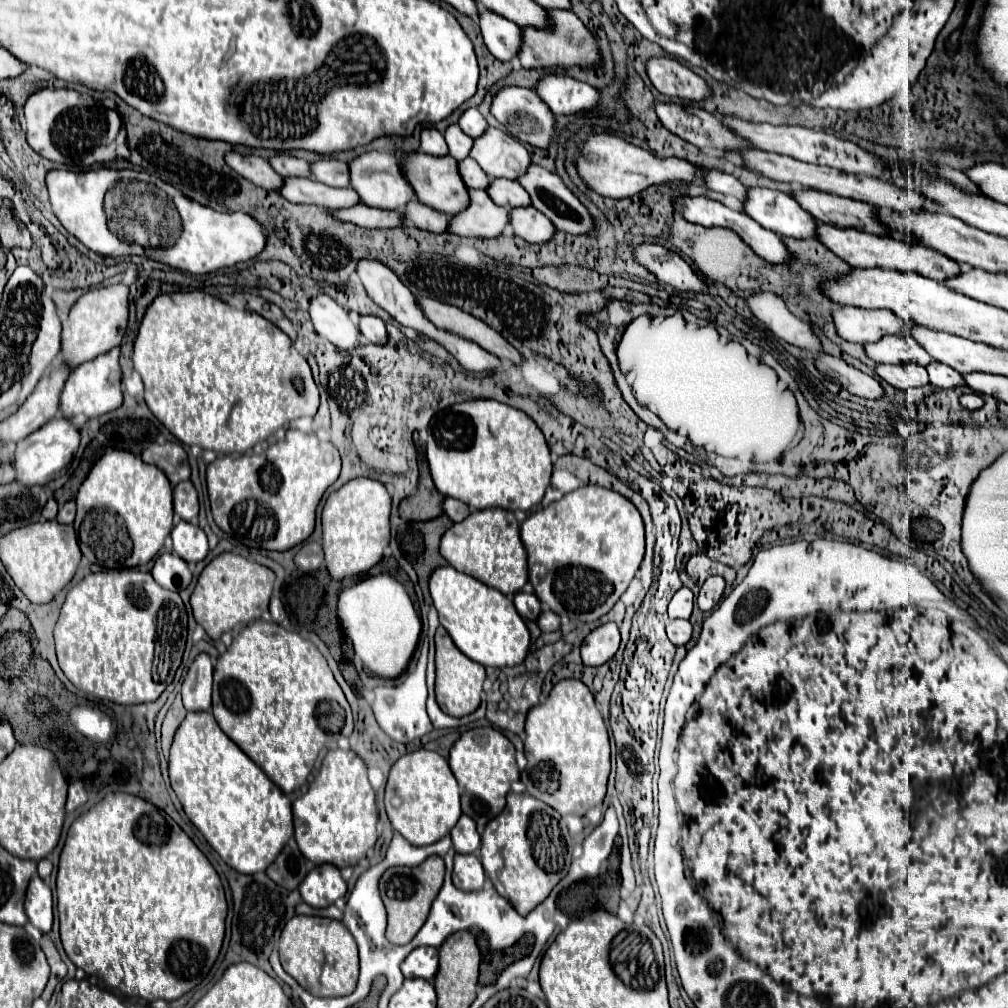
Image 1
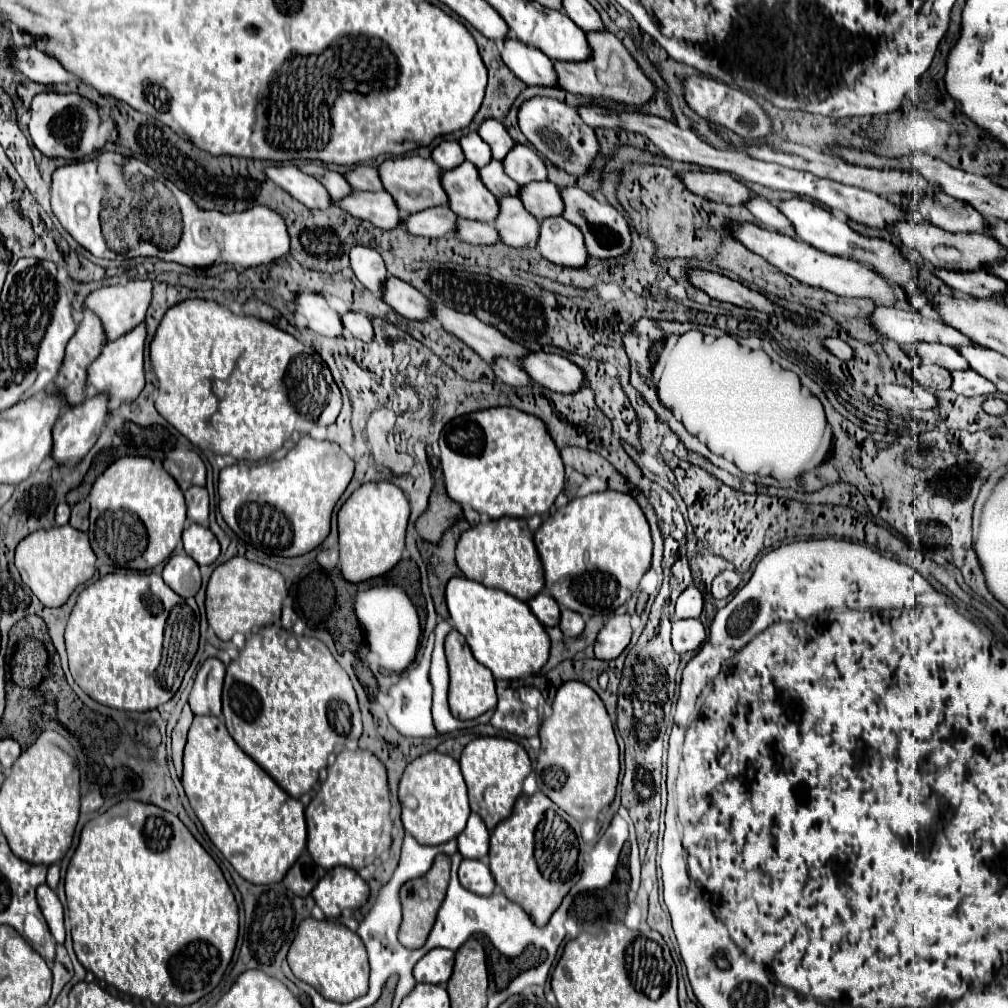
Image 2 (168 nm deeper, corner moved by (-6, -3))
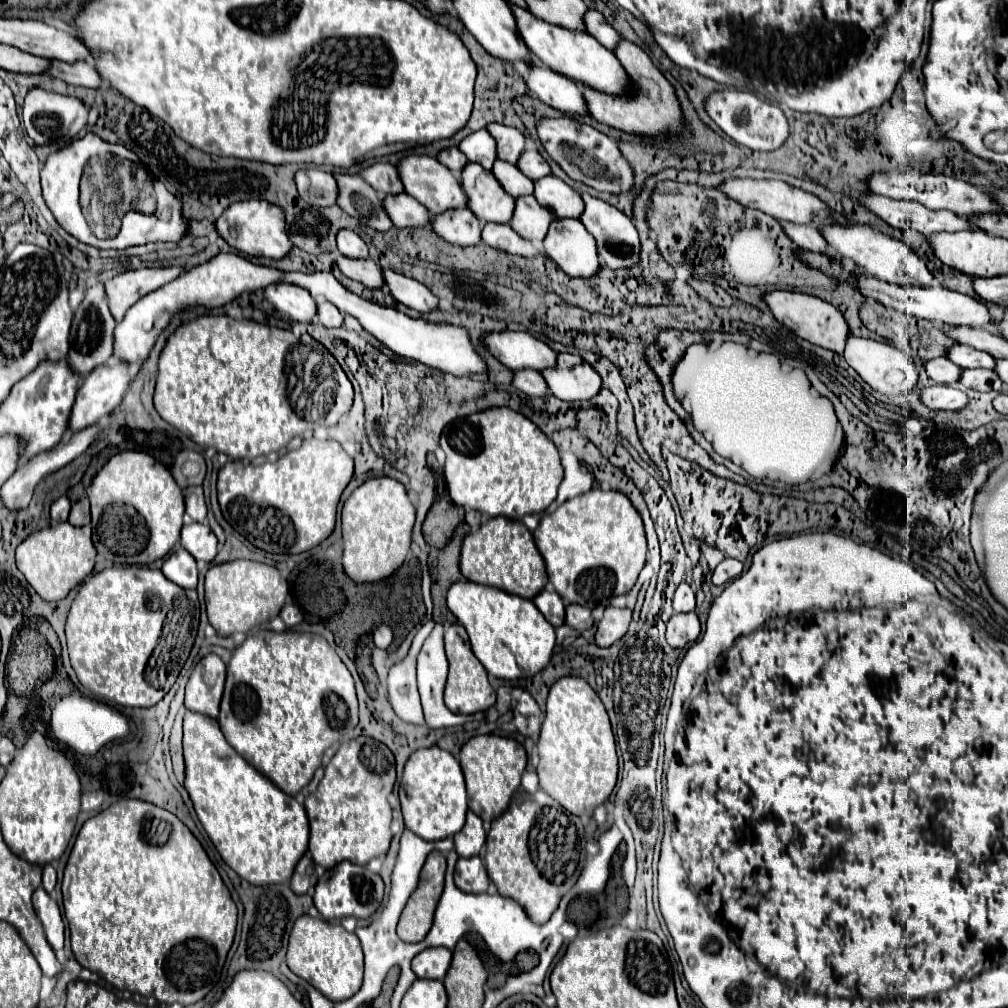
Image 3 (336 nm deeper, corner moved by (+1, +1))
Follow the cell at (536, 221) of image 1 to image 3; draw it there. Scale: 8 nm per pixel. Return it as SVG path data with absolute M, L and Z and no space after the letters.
M560 219L550 225L544 253L570 277L594 277L600 271L596 241L578 219Z

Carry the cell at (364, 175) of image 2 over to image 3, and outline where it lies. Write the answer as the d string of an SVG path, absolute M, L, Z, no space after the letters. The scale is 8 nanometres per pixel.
M374 163L368 169L360 171L360 177L366 179L378 193L396 195L404 193L404 185L400 183L400 175L390 163Z

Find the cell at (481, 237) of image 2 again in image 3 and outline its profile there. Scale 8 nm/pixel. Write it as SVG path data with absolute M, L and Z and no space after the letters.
M482 223L482 241L510 255L520 255L520 257L542 255L540 249L532 247L532 243L522 239L510 225L504 223Z

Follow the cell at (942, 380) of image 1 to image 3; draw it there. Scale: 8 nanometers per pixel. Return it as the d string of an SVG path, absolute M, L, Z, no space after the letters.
M964 369L960 377L960 385L964 389L974 389L974 391L1000 391L1002 389L1000 377L992 369Z

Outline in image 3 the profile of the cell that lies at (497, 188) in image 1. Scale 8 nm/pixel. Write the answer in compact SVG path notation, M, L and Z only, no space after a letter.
M548 175L538 179L534 185L536 185L534 195L542 207L548 207L562 219L566 217L578 219L582 215L584 201L580 199L580 193L566 185L562 179Z

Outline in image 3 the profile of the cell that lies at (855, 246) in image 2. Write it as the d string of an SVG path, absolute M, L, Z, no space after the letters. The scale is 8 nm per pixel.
M828 225L828 227L820 227L820 231L834 251L838 251L842 257L854 259L854 263L866 275L872 275L886 283L904 285L904 287L930 287L930 283L934 281L934 275L928 271L926 263L908 245L880 231L874 231L868 225L848 225L848 227Z

